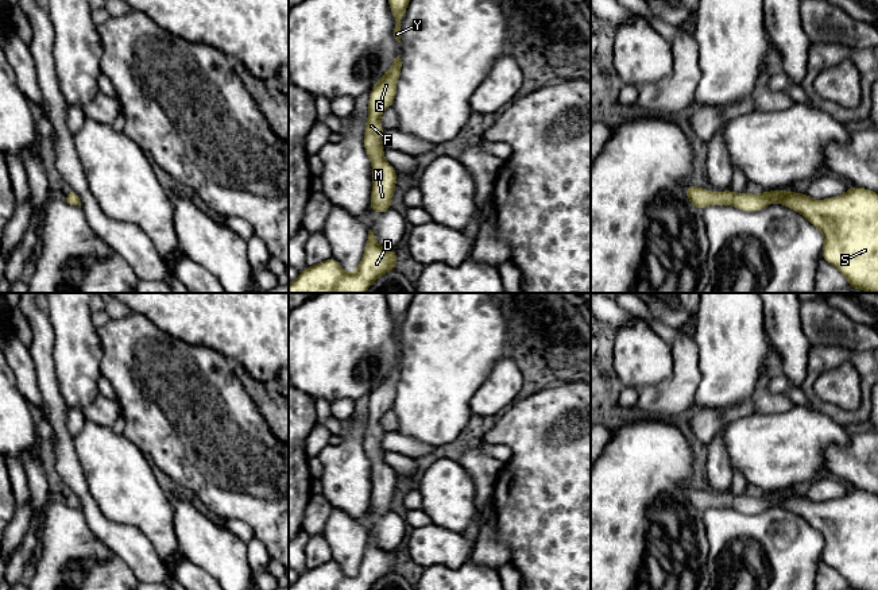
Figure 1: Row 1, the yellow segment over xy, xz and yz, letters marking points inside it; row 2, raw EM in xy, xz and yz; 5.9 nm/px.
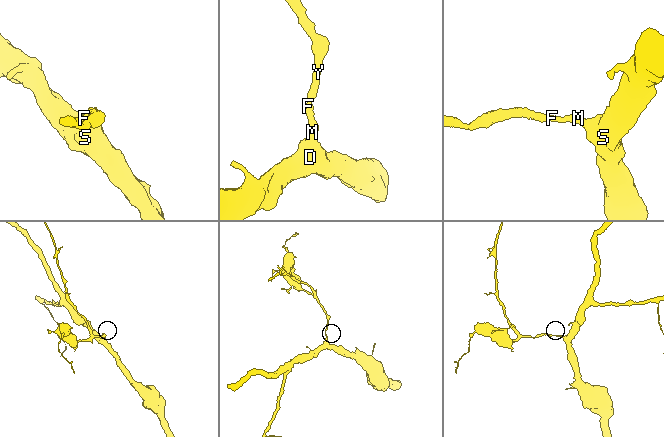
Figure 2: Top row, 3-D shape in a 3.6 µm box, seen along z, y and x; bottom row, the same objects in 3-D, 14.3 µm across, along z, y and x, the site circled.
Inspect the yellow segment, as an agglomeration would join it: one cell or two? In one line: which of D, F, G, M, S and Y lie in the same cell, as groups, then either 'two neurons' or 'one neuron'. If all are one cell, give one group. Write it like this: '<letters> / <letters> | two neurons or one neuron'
D F G M S Y | one neuron

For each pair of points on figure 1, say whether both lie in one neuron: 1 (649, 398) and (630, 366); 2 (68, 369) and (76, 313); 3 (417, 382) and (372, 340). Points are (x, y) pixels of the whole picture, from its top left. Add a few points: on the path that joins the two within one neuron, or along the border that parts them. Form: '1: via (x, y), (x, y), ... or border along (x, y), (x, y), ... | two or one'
1: border along (670, 373), (656, 384), (638, 388) | two
2: via (74, 355), (74, 327) | one
3: border along (399, 344), (401, 357) | two

